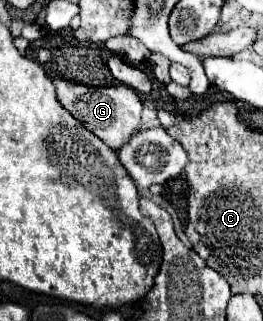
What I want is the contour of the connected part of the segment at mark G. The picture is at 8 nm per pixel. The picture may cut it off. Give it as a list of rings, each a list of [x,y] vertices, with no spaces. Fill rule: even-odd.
[[[52,77],[52,83],[56,87],[56,97],[68,113],[78,119],[90,133],[100,137],[108,147],[120,149],[124,143],[130,141],[132,133],[140,125],[140,113],[142,103],[134,89],[126,85],[112,85],[112,87],[88,87],[74,81],[66,81],[60,77]]]

